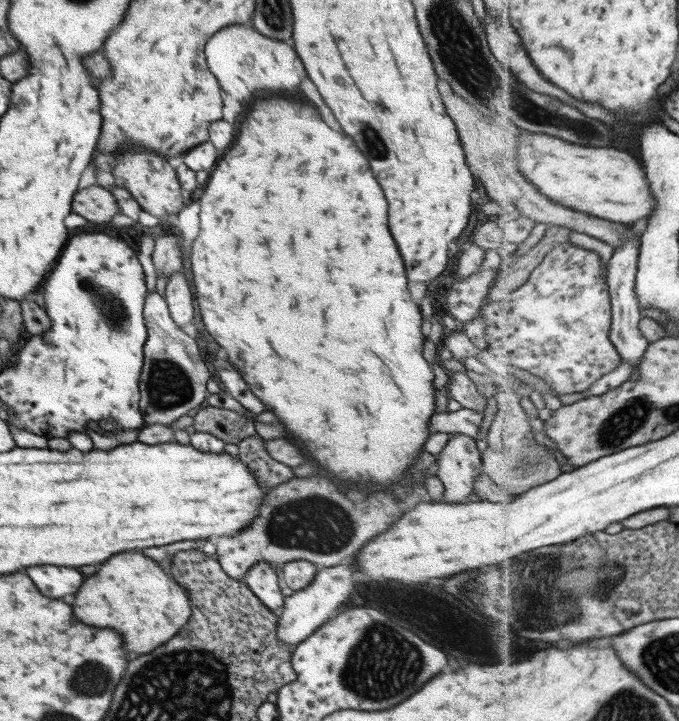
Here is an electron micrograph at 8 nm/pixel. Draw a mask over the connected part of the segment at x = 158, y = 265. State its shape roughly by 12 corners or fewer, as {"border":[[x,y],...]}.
{"border":[[177,233],[155,238],[152,262],[158,277],[183,270]]}

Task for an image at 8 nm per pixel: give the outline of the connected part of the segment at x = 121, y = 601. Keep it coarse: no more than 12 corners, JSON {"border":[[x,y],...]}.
{"border":[[116,554],[72,610],[135,658],[180,632],[186,590],[144,554]]}

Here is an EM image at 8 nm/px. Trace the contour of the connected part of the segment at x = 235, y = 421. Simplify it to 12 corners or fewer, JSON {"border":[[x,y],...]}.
{"border":[[205,404],[193,418],[195,432],[224,444],[257,434],[255,421]]}

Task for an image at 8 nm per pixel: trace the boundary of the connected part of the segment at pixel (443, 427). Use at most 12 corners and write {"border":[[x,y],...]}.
{"border":[[458,411],[434,414],[430,434],[466,434],[486,437],[491,412]]}

